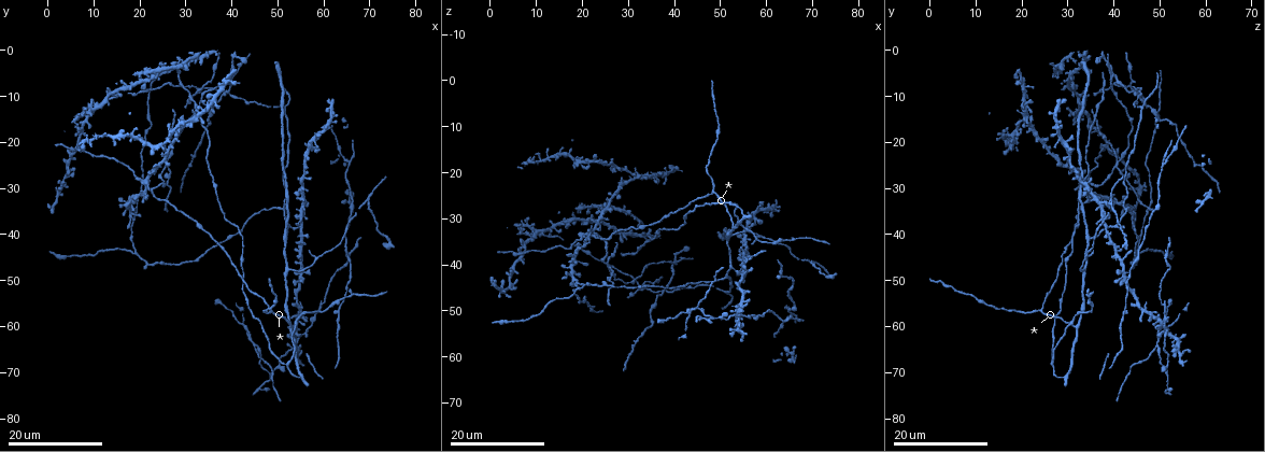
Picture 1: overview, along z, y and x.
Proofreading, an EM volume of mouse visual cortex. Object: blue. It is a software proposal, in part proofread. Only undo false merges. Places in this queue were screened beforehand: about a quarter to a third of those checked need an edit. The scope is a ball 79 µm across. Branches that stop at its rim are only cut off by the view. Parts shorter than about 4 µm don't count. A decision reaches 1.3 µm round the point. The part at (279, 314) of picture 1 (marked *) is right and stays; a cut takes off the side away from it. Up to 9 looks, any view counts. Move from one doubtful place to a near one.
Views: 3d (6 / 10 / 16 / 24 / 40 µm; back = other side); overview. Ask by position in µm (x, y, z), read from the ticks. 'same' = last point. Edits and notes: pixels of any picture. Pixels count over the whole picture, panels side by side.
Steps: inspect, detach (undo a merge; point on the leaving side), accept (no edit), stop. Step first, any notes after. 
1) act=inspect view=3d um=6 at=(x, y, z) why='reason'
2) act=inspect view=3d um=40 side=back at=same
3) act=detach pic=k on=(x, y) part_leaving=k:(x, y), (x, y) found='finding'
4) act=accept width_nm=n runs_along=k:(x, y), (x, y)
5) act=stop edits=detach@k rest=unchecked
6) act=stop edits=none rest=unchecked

act=inspect view=3d um=16 at=(49.0, 56.0, 23.5) why='three-way junction'

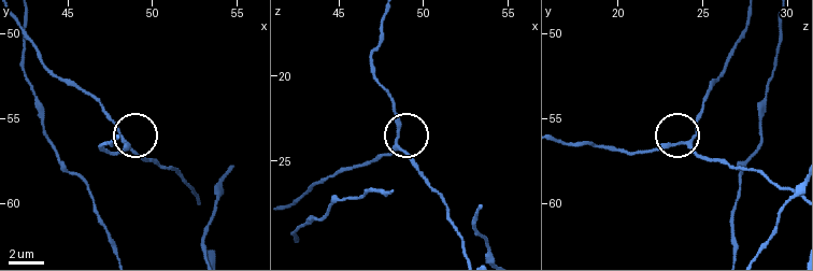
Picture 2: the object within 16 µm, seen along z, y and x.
act=inspect view=3d um=10 at=(48.2, 56.4, 24.1)

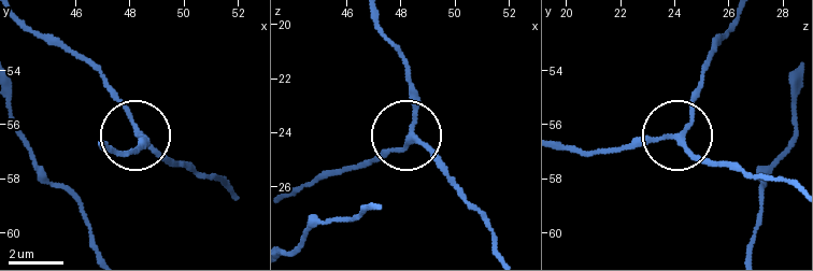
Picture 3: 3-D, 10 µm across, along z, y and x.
act=accept side_arm_um=29 arms=3 found='all the same neuron'

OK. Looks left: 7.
act=inspect view=3d um=24 at=(51.5, 68.5, 27.0) why='a fork'

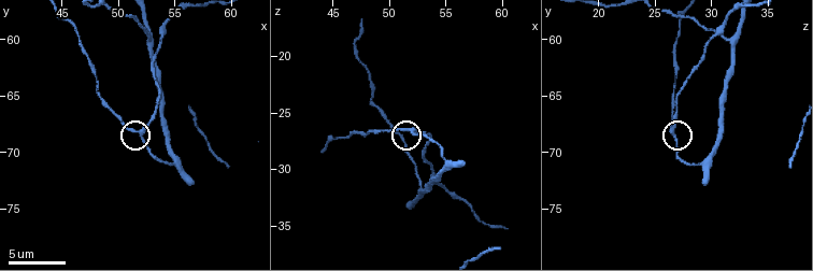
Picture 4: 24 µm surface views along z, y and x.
act=inspect view=3d um=10 at=(51.8, 68.2, 26.6)

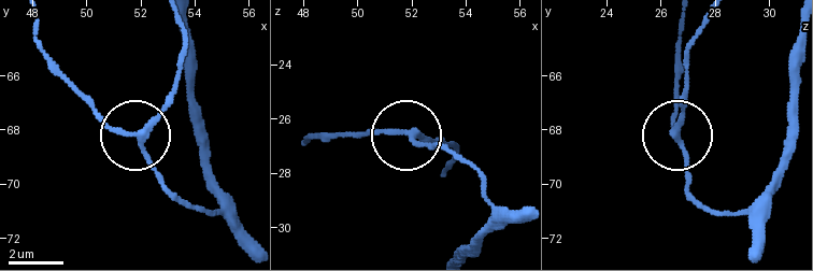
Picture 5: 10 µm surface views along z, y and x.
act=inspect view=3d um=10 side=back at=(51.9, 68.2, 26.5) why='from behind'

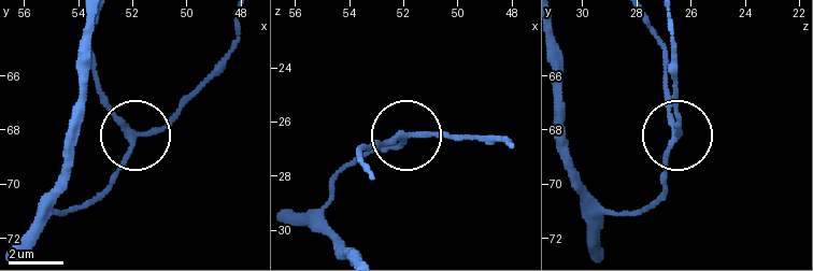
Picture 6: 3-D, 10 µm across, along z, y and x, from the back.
act=accept side_arm_um=37 arms=3 found='all the same neuron'

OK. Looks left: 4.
act=inspect view=3d um=24 at=(44.5, 64.5, 49.5) why='two arms in line, one across'

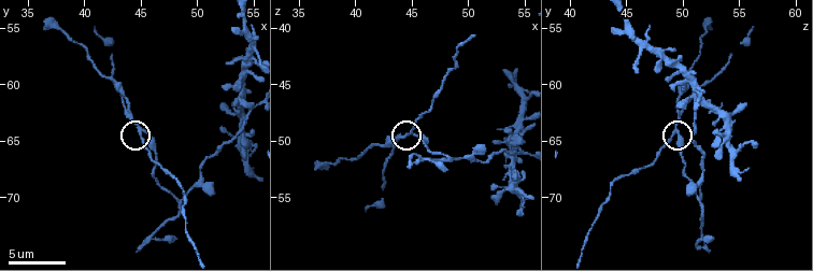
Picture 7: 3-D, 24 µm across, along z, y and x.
act=inspect view=3d um=6 at=(44.8, 64.2, 49.4)

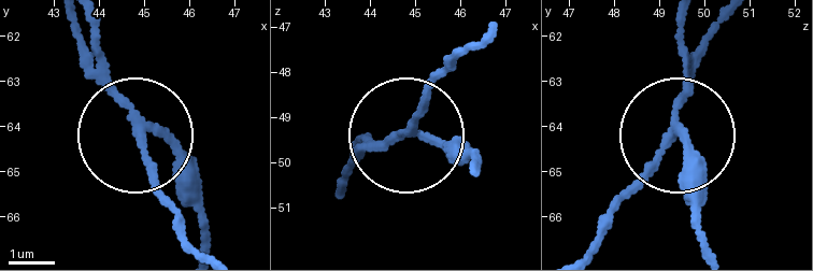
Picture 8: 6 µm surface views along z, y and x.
act=detach pic=8 on=(172, 141) arms=3 part_leaving=8:(127, 101), (166, 143), (204, 247) found='two neurons meet here'

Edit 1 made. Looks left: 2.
act=stop edits=detach@8 rest=unchecked

